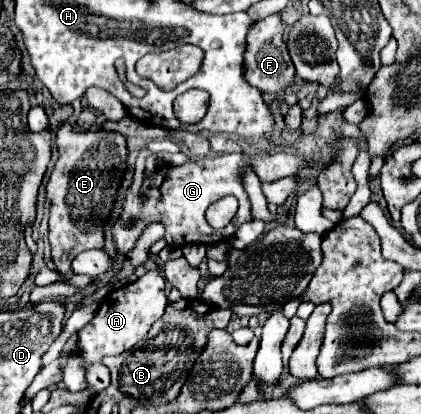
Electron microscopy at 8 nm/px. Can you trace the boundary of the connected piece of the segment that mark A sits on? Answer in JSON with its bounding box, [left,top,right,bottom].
[62,270,168,392]

